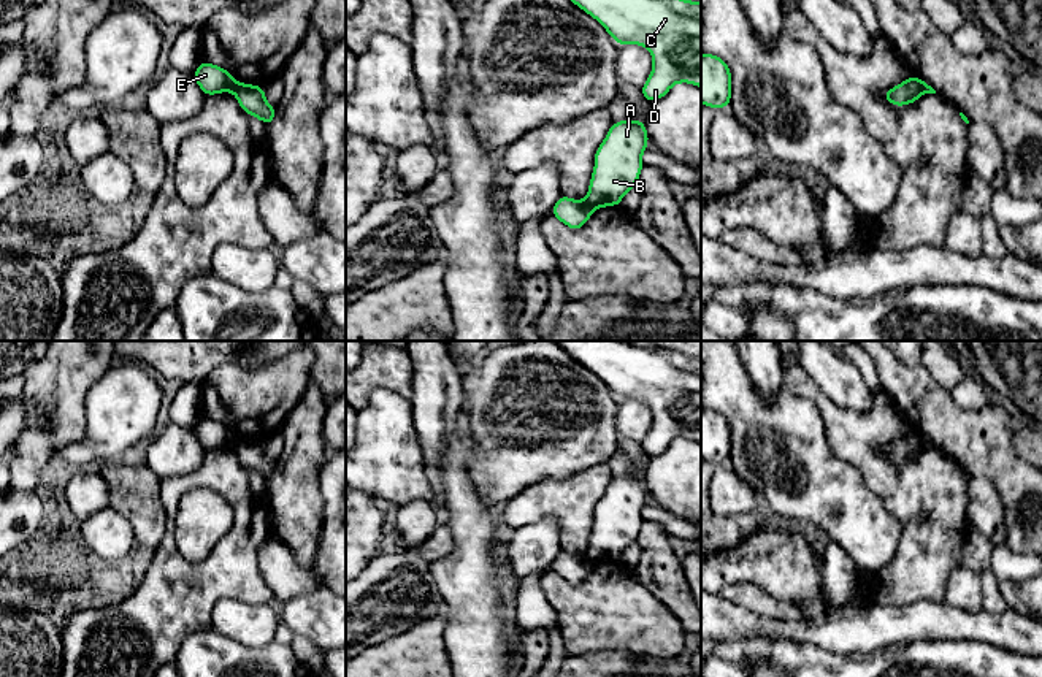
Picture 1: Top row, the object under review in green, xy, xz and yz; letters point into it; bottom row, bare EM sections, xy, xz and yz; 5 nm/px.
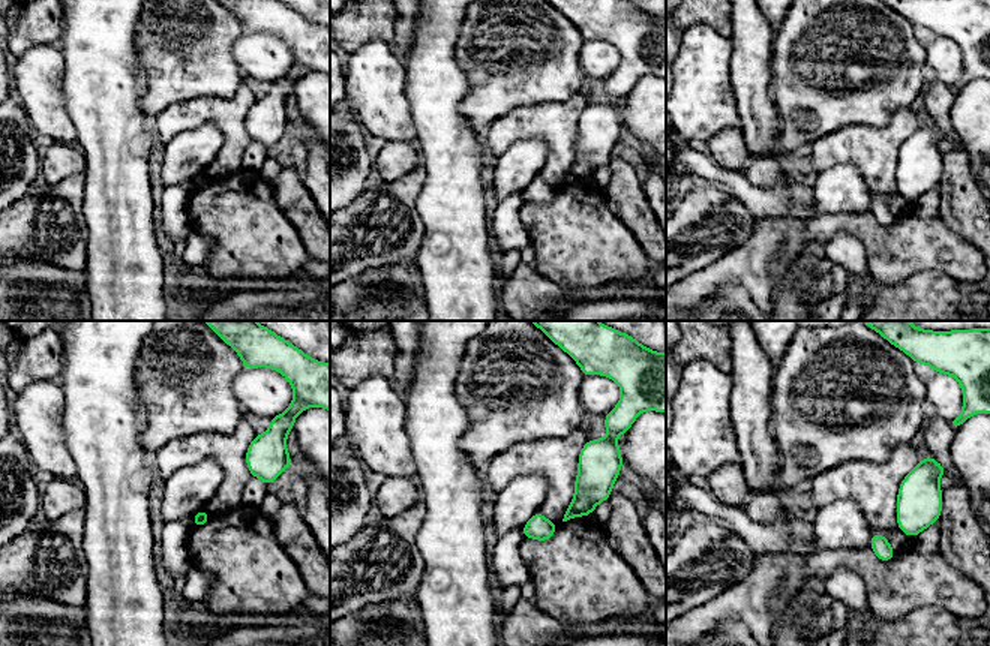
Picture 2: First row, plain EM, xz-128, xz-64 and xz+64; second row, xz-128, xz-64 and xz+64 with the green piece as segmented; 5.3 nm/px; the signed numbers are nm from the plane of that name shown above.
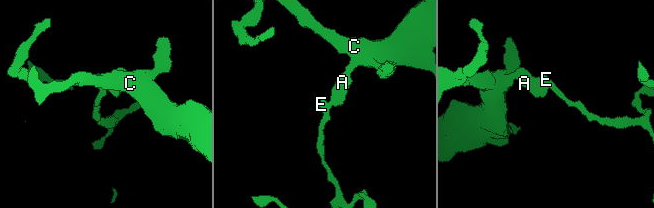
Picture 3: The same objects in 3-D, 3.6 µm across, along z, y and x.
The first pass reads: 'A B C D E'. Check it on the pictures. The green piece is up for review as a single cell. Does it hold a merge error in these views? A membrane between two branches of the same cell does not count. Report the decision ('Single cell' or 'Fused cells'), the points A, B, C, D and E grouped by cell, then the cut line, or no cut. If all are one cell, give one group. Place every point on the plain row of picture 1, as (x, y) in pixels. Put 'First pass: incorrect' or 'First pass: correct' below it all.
Fused cells. Groups: A B C D / E. Split along xy (235, 436), (232, 446)
First pass: incorrect

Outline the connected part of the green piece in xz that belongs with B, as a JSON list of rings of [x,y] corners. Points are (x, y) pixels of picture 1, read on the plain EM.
[[[644,476],[612,477],[595,507],[595,523],[584,557],[593,564],[619,561],[623,550],[638,541],[647,498]]]

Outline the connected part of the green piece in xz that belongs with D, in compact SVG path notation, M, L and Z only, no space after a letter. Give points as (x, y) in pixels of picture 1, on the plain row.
M554 341L574 360L595 373L617 400L642 400L653 414L653 423L641 442L647 457L663 453L677 438L701 442L701 357L672 349L646 349L623 341Z

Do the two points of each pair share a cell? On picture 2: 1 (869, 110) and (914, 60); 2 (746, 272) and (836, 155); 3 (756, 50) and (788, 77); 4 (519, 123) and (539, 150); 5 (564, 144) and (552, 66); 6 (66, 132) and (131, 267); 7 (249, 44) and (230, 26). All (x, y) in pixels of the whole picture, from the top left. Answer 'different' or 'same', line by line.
1: same
2: different
3: different
4: different
5: different
6: different
7: different

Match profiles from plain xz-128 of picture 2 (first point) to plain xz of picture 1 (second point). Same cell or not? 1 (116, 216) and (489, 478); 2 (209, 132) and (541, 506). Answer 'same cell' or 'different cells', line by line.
1: different cells
2: different cells

